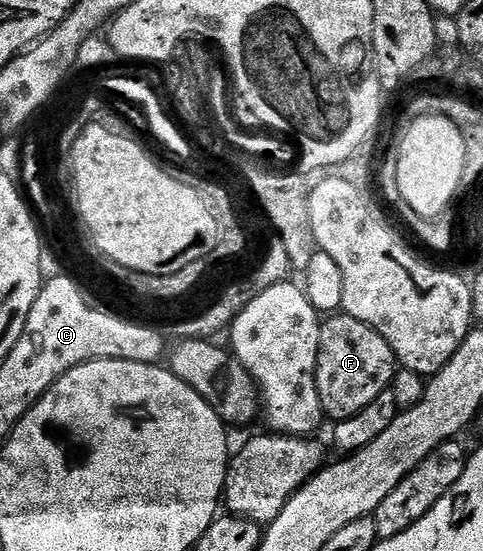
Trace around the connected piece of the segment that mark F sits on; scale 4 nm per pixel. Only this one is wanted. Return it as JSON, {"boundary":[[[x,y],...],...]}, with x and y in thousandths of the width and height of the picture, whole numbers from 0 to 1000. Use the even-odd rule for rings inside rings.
{"boundary":[[[712,566],[692,568],[667,583],[656,648],[656,710],[675,760],[689,759],[692,768],[702,768],[752,748],[776,719],[812,702],[824,670],[826,659],[801,617],[793,617],[793,610],[760,588]]]}

